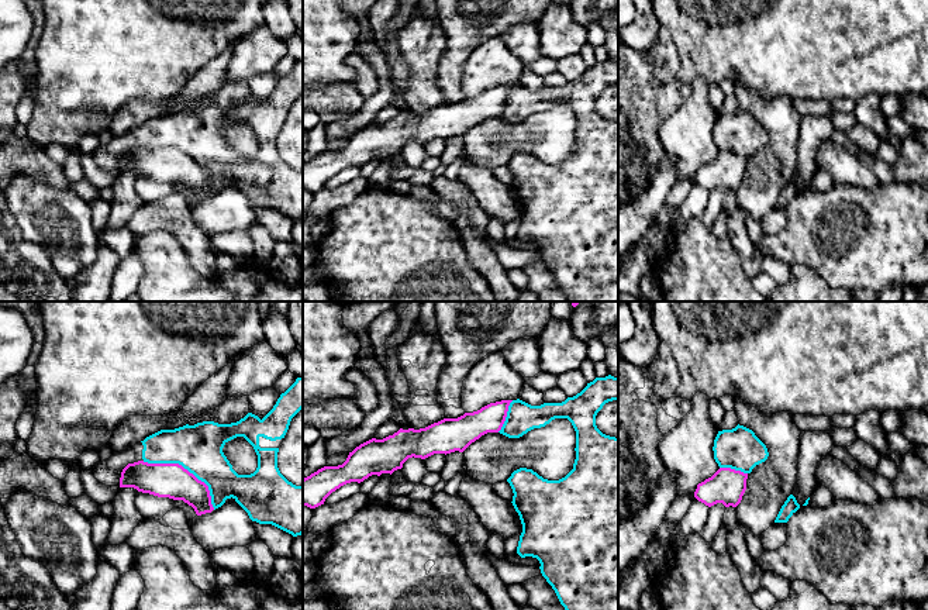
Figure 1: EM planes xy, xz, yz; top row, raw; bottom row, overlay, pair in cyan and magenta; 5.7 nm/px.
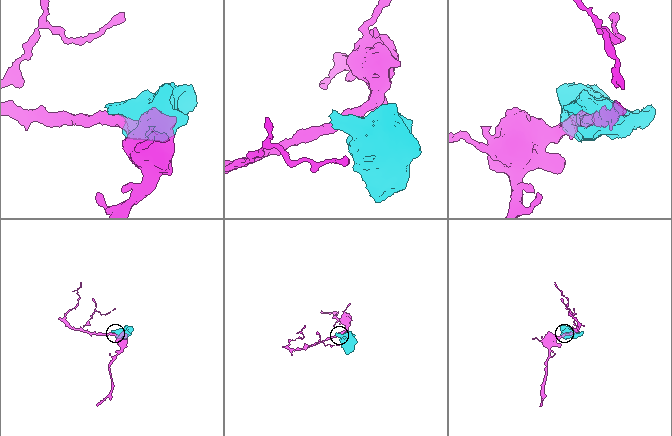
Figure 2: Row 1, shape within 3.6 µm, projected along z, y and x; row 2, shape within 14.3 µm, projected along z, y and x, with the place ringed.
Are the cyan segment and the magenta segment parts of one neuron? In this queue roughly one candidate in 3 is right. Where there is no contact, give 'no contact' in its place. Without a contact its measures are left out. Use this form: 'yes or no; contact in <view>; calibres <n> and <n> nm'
no; contact in xy; calibres 280 and 200 nm

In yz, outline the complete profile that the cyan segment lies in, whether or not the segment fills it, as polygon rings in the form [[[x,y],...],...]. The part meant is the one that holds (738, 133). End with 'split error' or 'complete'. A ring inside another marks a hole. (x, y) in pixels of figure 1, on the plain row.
[[[739,108],[732,114],[718,116],[713,135],[720,152],[731,152],[744,158],[751,158],[769,141],[766,130],[755,117]]] | complete

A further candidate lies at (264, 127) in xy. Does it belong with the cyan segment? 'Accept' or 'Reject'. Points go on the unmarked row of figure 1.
Accept

